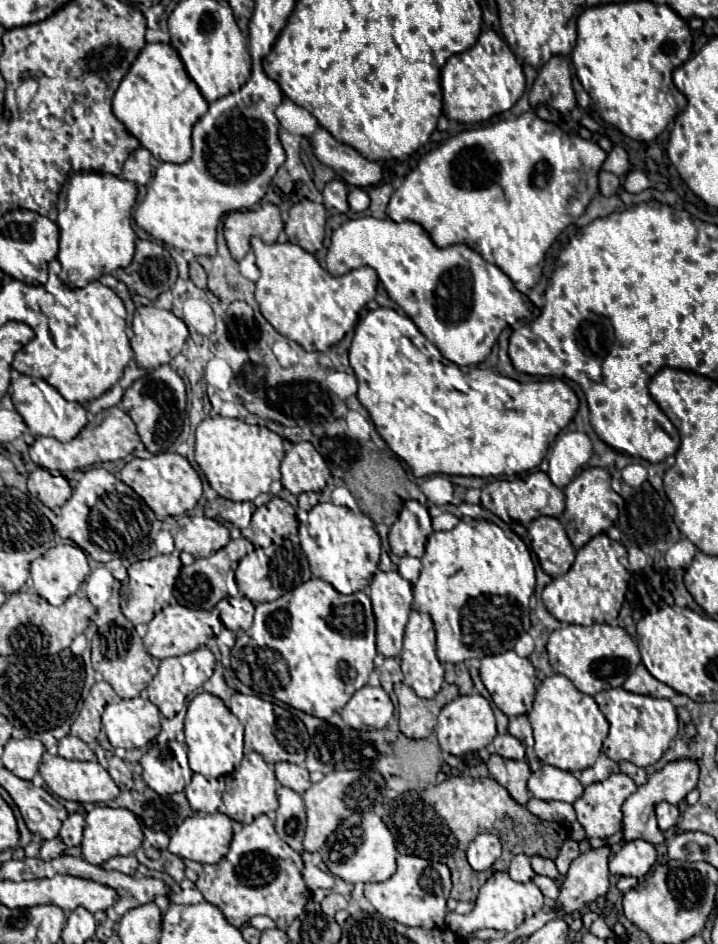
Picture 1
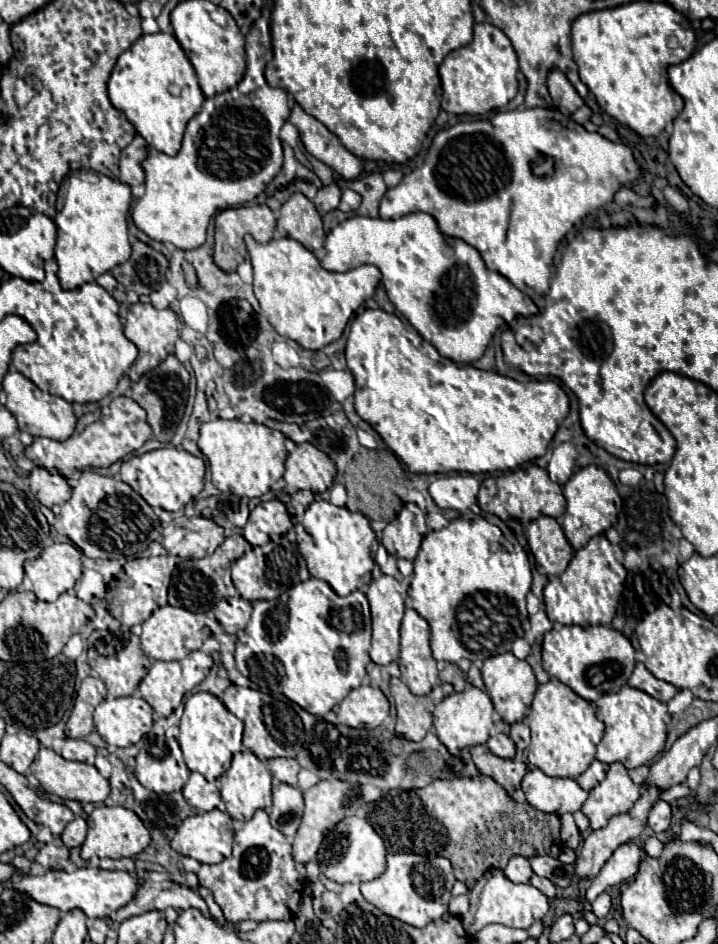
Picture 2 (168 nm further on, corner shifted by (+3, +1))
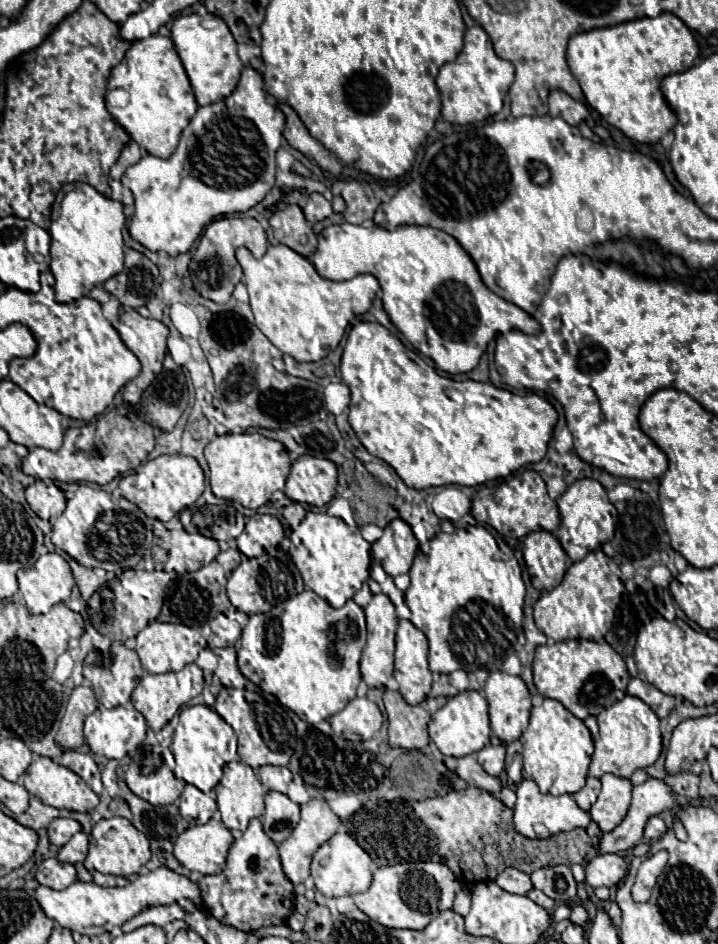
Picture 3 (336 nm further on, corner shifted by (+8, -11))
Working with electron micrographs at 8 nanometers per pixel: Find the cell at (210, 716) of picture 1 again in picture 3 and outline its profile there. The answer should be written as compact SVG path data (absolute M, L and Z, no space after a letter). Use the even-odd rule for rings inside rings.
M188 706L180 712L180 722L174 730L172 754L176 758L174 774L188 784L194 784L202 792L210 792L222 778L222 766L230 760L238 760L238 740L234 730L208 706Z

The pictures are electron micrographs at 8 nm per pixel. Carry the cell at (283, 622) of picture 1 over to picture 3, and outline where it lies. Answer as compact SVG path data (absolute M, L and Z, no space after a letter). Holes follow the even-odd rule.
M304 590L302 594L287 598L284 604L274 608L270 614L256 614L256 618L250 616L250 622L242 630L240 638L242 648L238 648L238 666L248 680L258 684L264 692L274 694L280 704L288 706L304 722L318 724L326 720L330 724L329 718L338 714L356 696L356 688L360 684L358 662L364 644L364 612L360 606L356 606L354 600L336 610L312 590Z

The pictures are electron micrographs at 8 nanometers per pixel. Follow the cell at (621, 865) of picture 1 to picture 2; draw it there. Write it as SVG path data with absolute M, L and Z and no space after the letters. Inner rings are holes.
M635 842L621 844L613 856L607 860L607 864L601 868L601 872L591 880L591 886L587 888L585 900L593 902L601 892L605 892L609 886L623 884L629 878L635 876L641 864L641 848Z

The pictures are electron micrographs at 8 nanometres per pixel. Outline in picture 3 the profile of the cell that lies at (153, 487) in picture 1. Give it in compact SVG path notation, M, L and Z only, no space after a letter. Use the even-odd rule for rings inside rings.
M172 454L158 456L144 463L136 474L130 474L120 480L120 494L136 504L146 516L160 522L168 522L176 514L187 508L193 508L198 496L204 492L204 472L196 458Z

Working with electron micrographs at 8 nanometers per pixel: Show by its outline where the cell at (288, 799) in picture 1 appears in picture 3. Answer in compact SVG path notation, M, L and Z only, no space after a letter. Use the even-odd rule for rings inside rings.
M268 792L266 794L266 814L262 818L264 832L280 844L290 836L294 826L300 820L300 806L294 804L286 794L282 792Z

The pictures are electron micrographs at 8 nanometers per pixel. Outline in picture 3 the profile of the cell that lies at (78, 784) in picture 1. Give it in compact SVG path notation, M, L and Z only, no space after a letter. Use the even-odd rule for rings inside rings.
M44 756L34 758L34 762L30 764L30 768L24 772L22 782L24 782L24 788L32 796L40 798L44 804L54 806L54 808L64 808L64 810L74 810L74 812L90 812L100 802L98 796L90 790L90 786L78 774L70 772L68 768L52 762L50 758L44 758Z

